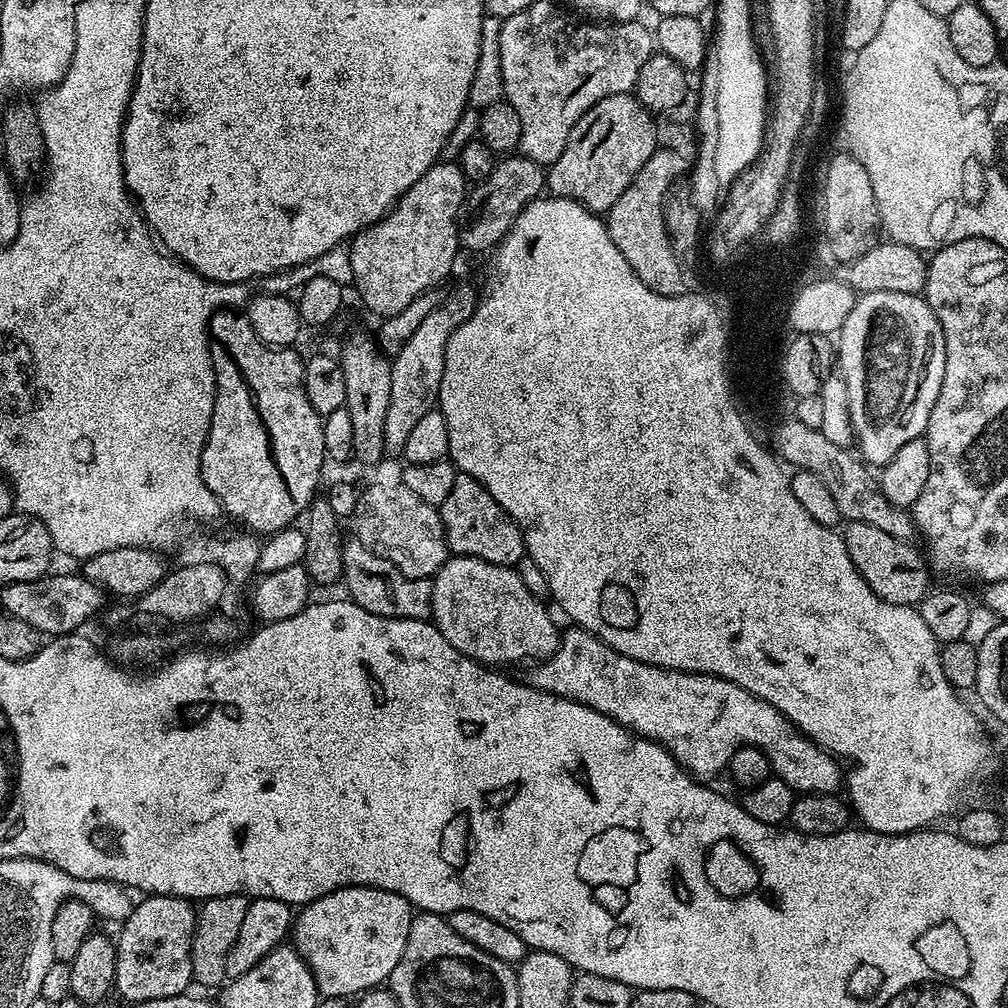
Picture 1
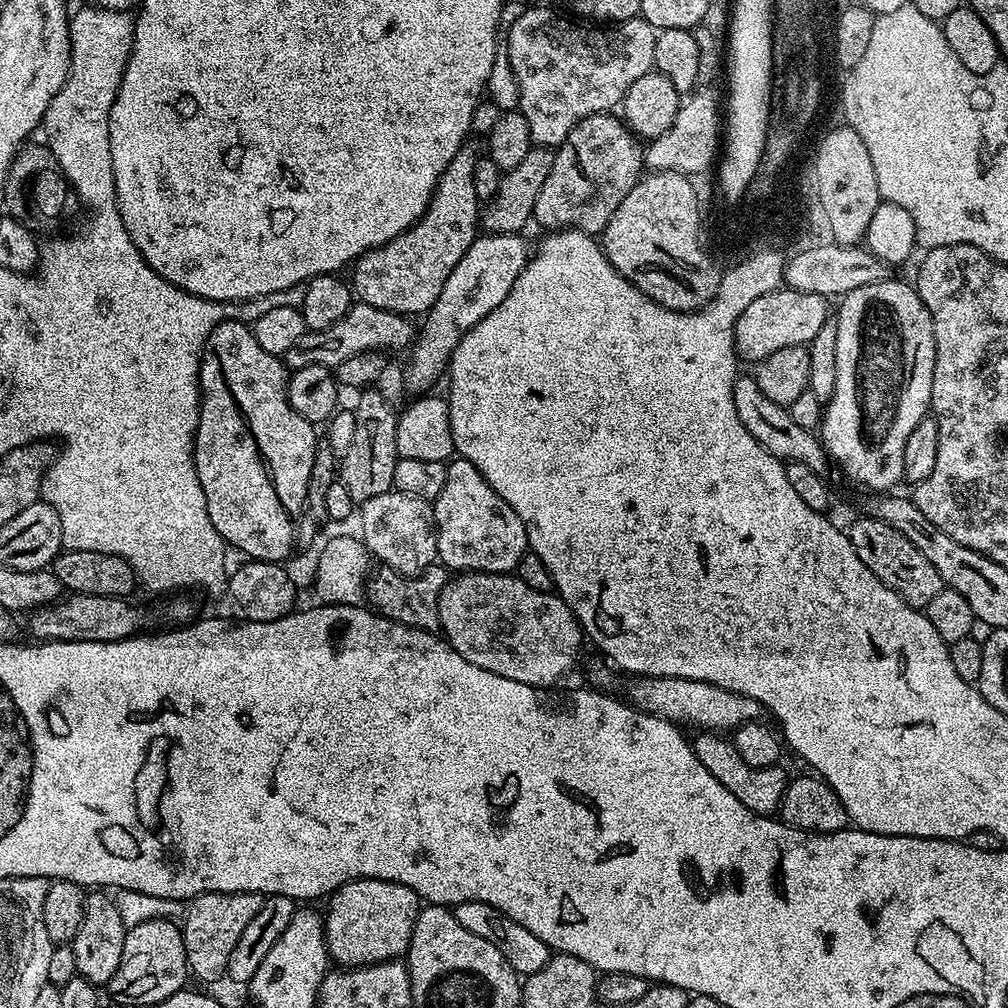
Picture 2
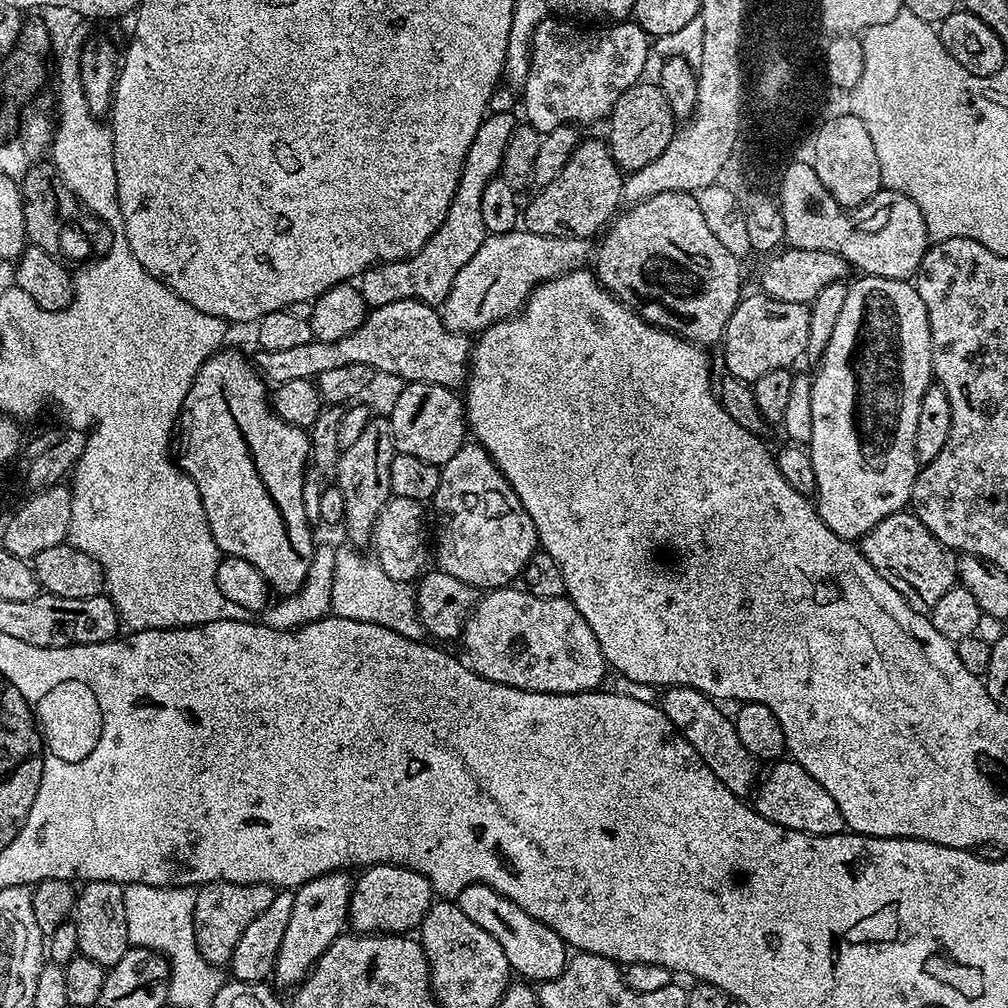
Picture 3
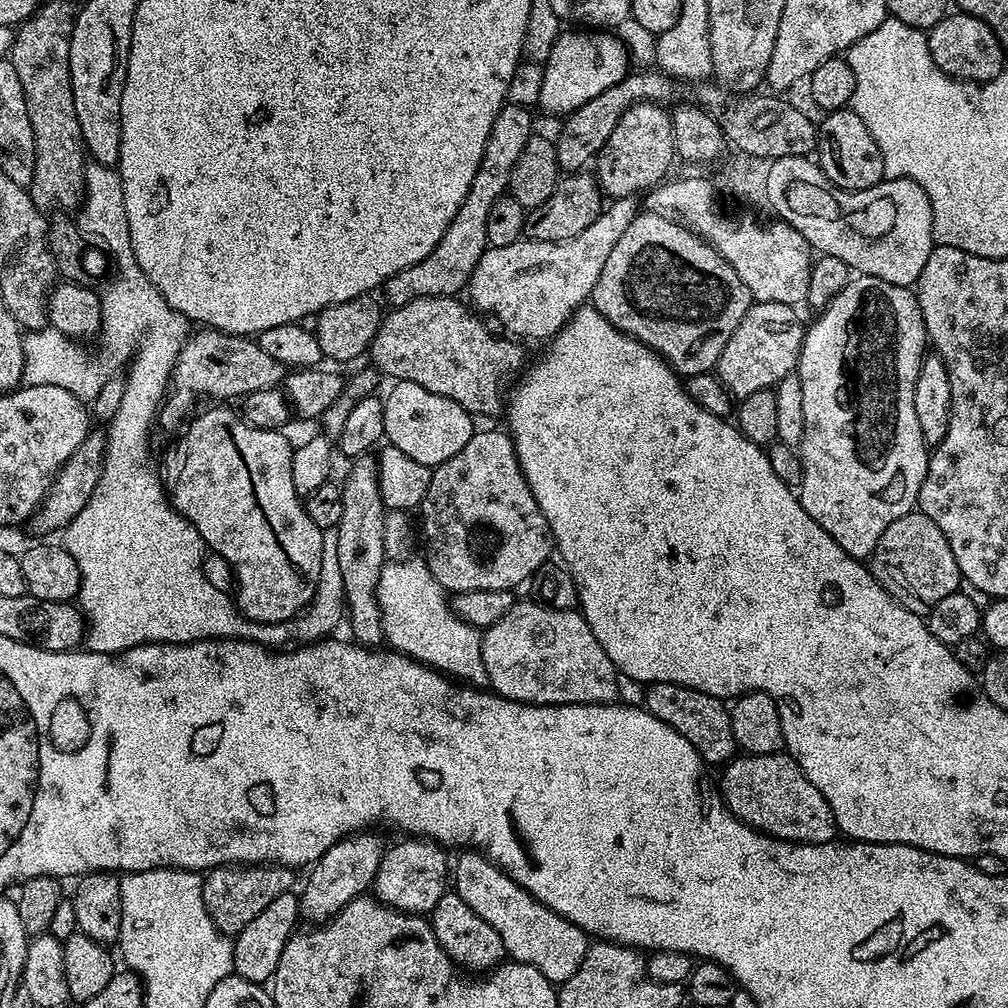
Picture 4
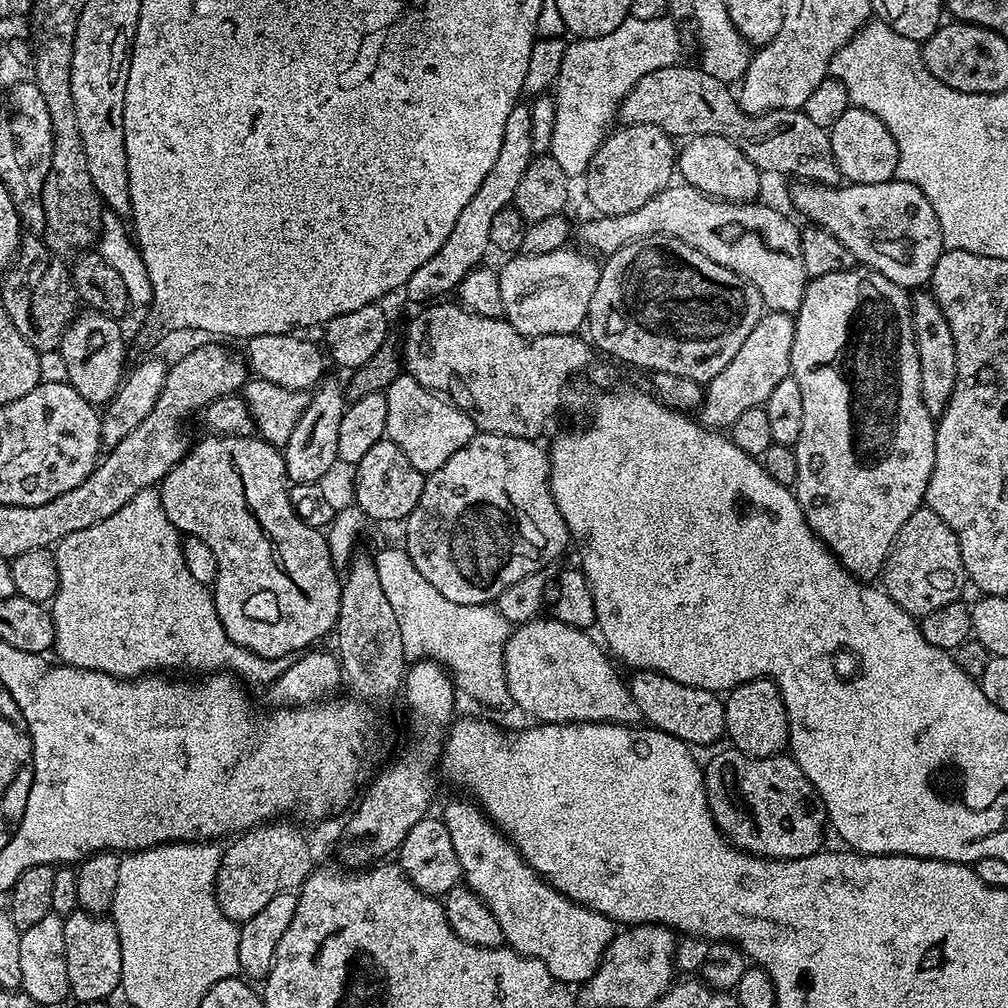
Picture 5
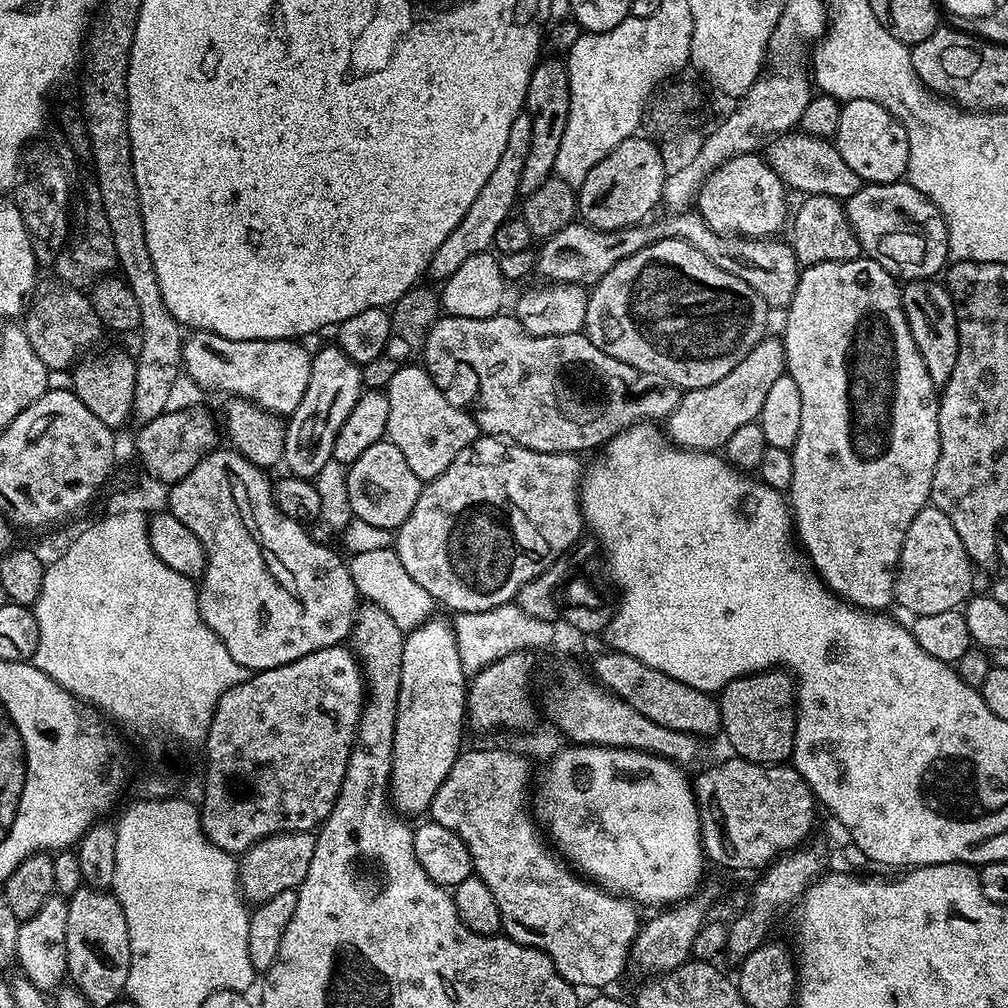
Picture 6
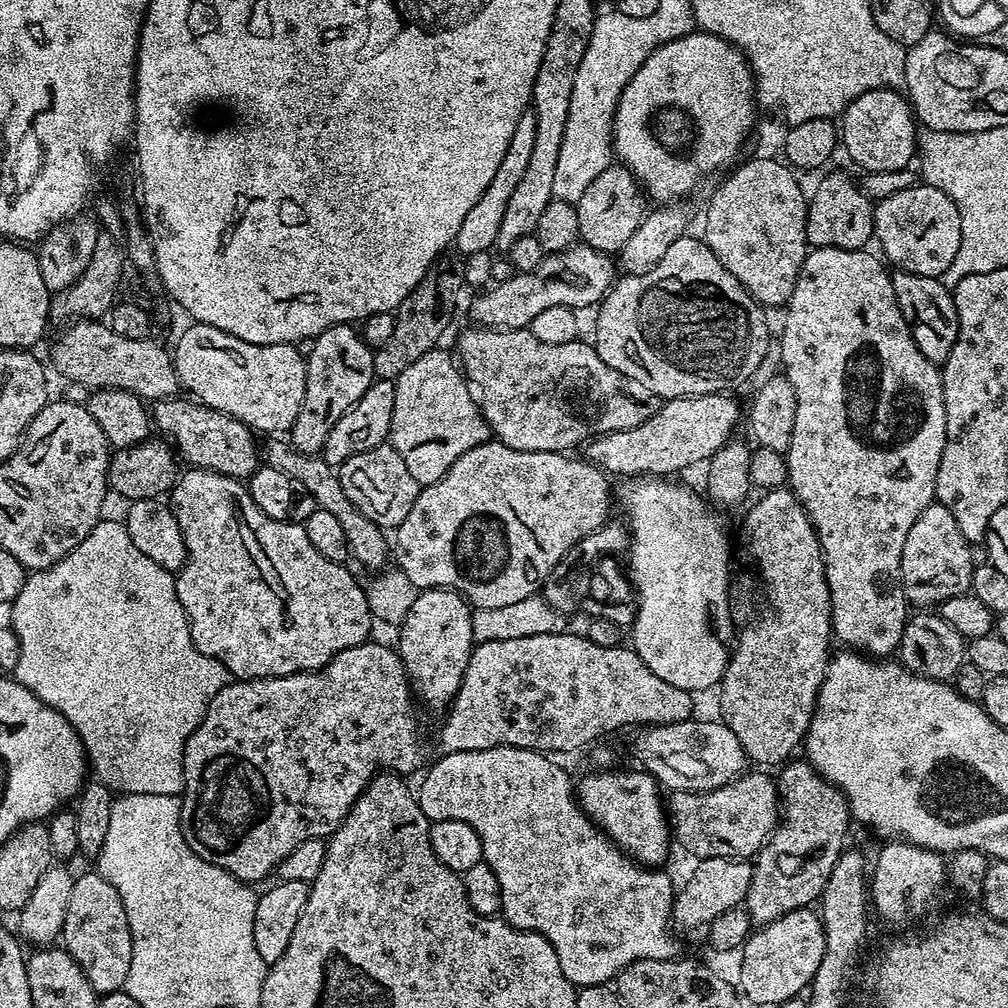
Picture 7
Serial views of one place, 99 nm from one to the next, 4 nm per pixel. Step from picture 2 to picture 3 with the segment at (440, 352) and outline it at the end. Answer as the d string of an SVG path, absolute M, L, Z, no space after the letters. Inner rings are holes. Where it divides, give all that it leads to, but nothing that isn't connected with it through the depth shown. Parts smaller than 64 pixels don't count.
M517 230L498 234L497 236L485 235L482 246L478 246L478 251L462 270L458 270L458 278L454 278L454 286L450 294L446 294L444 303L439 309L441 320L452 332L463 332L465 334L479 334L491 324L497 324L499 320L507 320L509 316L515 316L528 300L528 295L532 293L539 284L544 284L547 280L553 280L556 276L561 276L564 272L571 272L572 269L581 267L585 263L584 259L589 259L589 241L584 238L574 236L543 236L534 234L527 230Z

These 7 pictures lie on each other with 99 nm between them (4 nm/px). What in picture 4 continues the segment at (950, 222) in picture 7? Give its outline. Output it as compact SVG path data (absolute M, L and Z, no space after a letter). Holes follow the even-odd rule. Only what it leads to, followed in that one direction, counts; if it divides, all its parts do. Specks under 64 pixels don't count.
M783 156L775 160L775 167L768 179L767 193L767 207L776 211L783 223L798 230L798 234L806 238L813 250L826 256L842 258L848 269L861 276L882 278L882 282L907 288L915 285L922 274L922 266L926 266L926 258L930 258L932 253L932 207L924 188L913 180L885 178L866 190L851 192L830 182L815 159L808 156Z

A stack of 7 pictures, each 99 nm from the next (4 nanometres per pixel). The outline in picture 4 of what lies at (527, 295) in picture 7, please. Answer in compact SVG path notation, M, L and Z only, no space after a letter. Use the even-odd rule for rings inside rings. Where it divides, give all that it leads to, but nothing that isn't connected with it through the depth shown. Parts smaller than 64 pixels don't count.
M700 176L672 179L658 184L643 197L643 211L673 217L691 232L697 232L723 260L730 262L734 274L746 282L746 290L750 290L753 301L793 306L807 301L814 250L798 230L783 222L759 224L756 220L740 220L736 224L734 217L720 209L710 181Z

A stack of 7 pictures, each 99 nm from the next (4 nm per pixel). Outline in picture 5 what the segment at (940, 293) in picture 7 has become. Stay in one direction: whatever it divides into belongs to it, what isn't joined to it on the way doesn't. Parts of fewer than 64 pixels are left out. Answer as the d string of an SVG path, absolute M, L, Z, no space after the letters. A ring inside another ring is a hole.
M913 291L910 303L912 306L912 333L916 343L918 370L920 371L922 406L926 406L931 416L938 418L946 410L950 402L950 394L954 394L954 382L958 378L958 354L954 350L954 338L950 334L946 314L942 314L931 291Z

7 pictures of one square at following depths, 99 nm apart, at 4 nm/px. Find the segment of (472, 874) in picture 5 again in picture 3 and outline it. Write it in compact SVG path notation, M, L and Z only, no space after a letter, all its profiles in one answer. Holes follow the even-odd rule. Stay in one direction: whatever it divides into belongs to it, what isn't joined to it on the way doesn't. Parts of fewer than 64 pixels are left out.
M471 884L462 890L462 894L455 896L454 903L462 910L462 914L466 914L466 918L470 918L470 922L486 930L486 934L490 934L490 938L502 946L508 967L515 975L516 972L520 975L517 977L528 982L553 980L562 974L568 964L570 949L564 940L558 938L550 926L538 922L538 918L530 918L526 910L514 906L510 898L498 894L498 890L485 884Z

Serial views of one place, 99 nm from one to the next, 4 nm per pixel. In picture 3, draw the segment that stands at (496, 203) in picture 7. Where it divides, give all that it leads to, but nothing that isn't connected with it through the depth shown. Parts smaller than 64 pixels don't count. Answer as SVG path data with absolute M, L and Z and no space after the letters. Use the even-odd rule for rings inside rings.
M511 111L489 112L484 117L482 126L478 126L478 134L474 134L474 142L468 151L458 190L454 194L454 202L450 202L450 210L442 226L438 226L438 230L430 238L430 242L426 242L422 250L404 260L375 264L358 278L360 293L369 309L403 300L420 300L423 304L433 306L443 305L446 294L450 294L454 286L454 278L458 278L458 270L462 270L462 266L466 266L466 262L474 258L478 246L482 246L484 241L486 233L482 226L482 190L486 190L488 182L500 175L507 144L518 125L517 118L513 116Z

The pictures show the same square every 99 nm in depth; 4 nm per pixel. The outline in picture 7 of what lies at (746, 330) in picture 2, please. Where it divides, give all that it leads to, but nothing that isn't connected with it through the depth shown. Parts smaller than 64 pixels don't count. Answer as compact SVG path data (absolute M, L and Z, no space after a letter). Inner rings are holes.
M711 392L706 396L683 396L661 403L649 420L634 430L611 432L587 441L586 459L616 478L654 476L668 478L671 472L703 465L721 446L733 439L736 423L742 420L742 404L732 394Z

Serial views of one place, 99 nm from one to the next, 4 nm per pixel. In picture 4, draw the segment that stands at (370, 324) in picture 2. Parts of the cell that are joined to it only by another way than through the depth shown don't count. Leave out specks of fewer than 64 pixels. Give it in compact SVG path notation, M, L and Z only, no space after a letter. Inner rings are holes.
M427 296L414 298L414 302L406 302L401 308L392 308L389 316L387 313L381 319L378 334L374 334L371 363L385 377L392 376L393 381L418 382L418 386L426 386L426 390L458 402L458 406L472 413L473 417L492 416L499 408L501 411L505 407L508 379L525 367L524 348L520 345L523 343L512 338L499 340L467 303L459 304L458 301L456 296ZM201 327L189 335L178 354L172 371L172 383L168 386L164 403L160 405L159 427L179 429L193 415L192 407L199 396L209 396L212 402L232 402L235 396L243 398L254 390L283 385L285 375L286 365L270 358L270 354L266 354L255 339Z

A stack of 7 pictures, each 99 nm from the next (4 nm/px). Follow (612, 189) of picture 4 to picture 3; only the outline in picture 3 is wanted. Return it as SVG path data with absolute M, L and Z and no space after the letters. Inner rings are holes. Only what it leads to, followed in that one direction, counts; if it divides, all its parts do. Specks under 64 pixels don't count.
M637 82L632 88L627 88L606 120L606 143L612 151L614 162L625 173L642 170L646 162L654 162L654 158L658 158L658 154L670 146L672 135L678 127L676 115L670 110L670 102L666 102L666 94L662 94L659 83L644 83Z

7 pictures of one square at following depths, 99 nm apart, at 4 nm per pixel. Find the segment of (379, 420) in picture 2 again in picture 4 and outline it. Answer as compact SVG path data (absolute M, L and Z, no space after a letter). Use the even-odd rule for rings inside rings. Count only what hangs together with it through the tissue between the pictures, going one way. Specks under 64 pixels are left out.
M357 456L350 474L342 481L342 522L338 522L338 567L342 570L346 624L352 627L351 639L361 646L376 646L384 640L382 614L376 591L386 557L383 550L383 526L386 509L378 486L376 456Z

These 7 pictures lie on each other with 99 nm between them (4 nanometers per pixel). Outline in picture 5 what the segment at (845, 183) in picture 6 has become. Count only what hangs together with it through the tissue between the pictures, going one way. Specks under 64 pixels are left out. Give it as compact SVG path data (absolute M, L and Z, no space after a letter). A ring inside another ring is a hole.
M677 62L666 66L662 70L654 70L654 74L646 74L646 78L639 80L626 94L626 98L620 104L618 116L624 124L654 124L666 130L666 134L673 138L691 138L705 136L711 132L717 136L724 136L730 142L734 142L754 162L761 173L766 171L778 171L784 178L803 178L815 180L818 184L841 183L842 177L838 166L834 162L834 154L828 137L829 129L818 126L802 110L783 108L773 112L763 112L760 116L750 116L740 108L740 102L735 91L732 92L725 81L714 78L714 74L706 74L698 66L687 68L684 62Z

